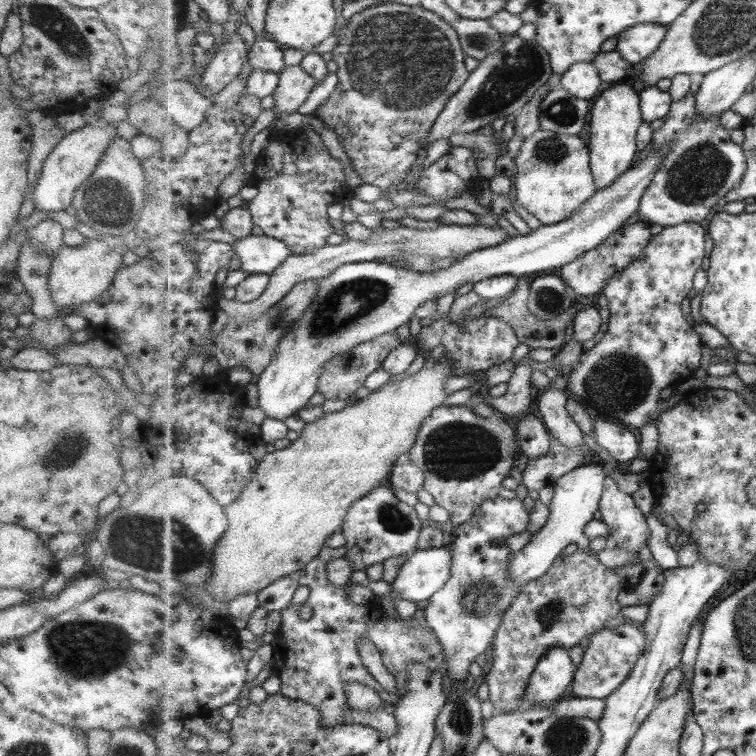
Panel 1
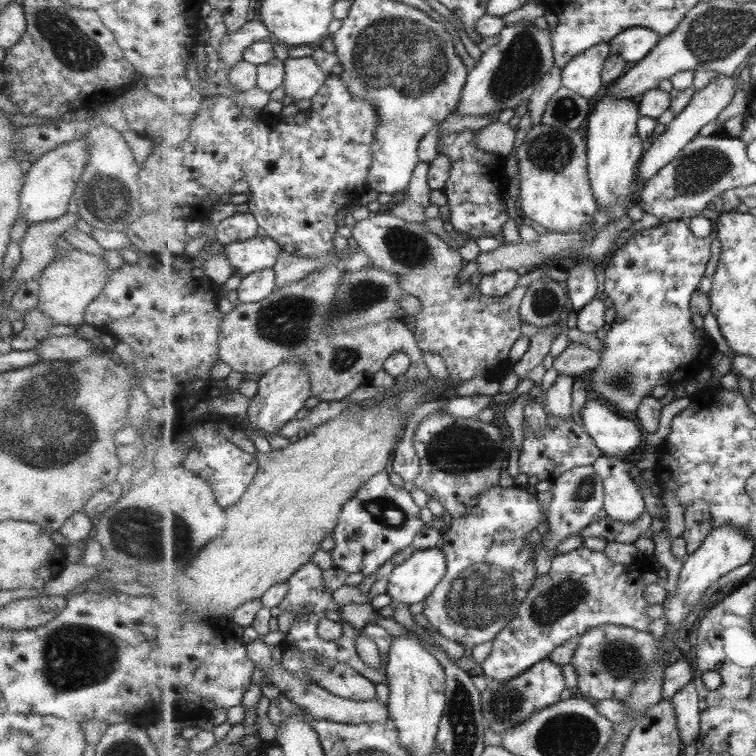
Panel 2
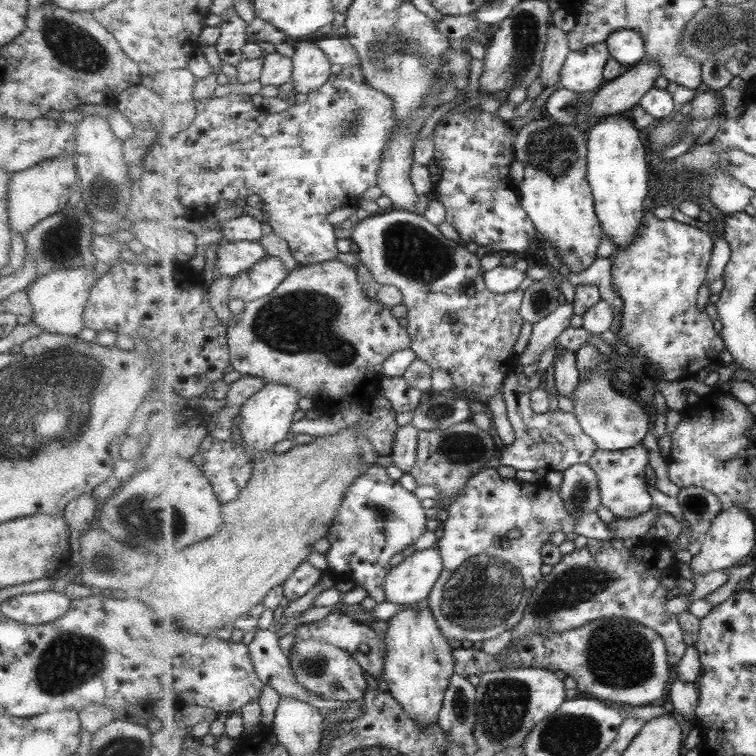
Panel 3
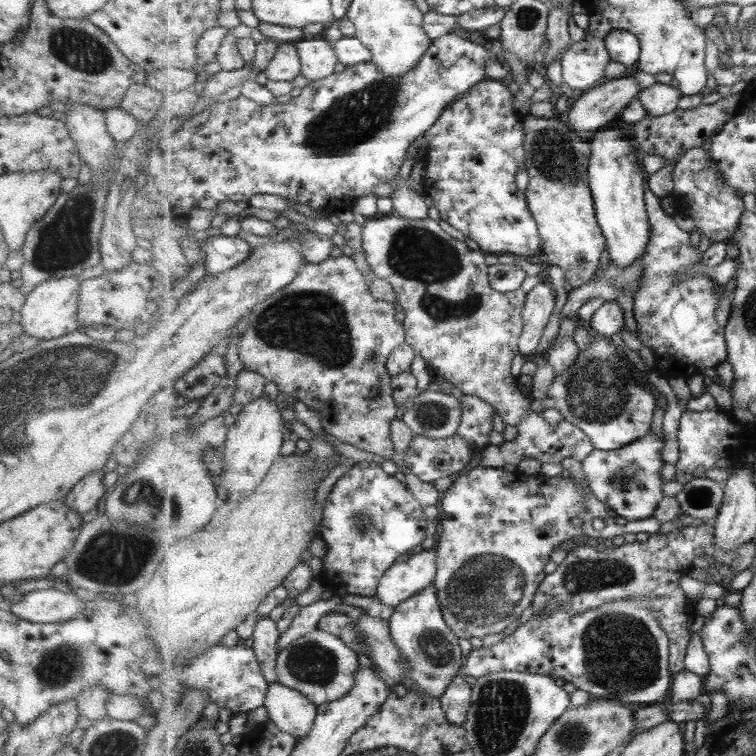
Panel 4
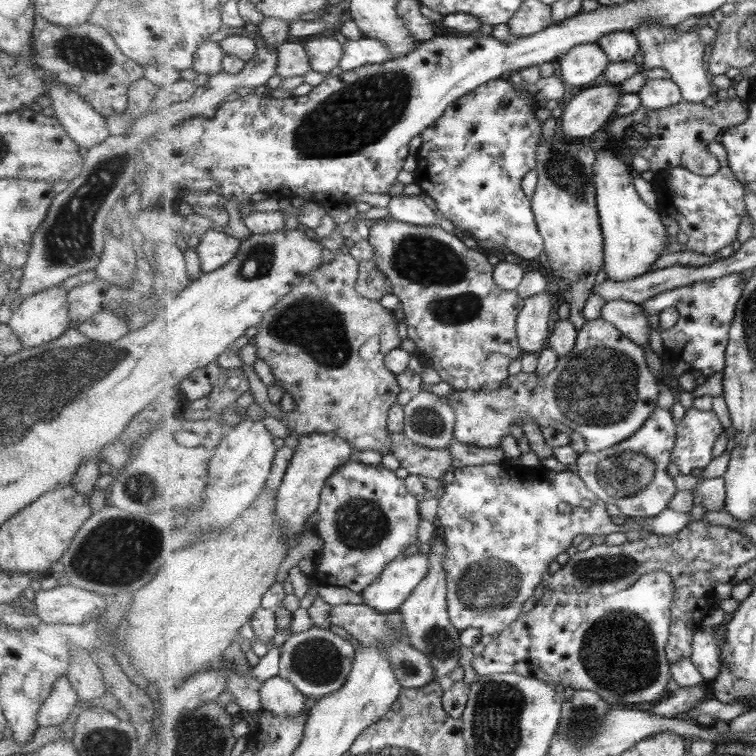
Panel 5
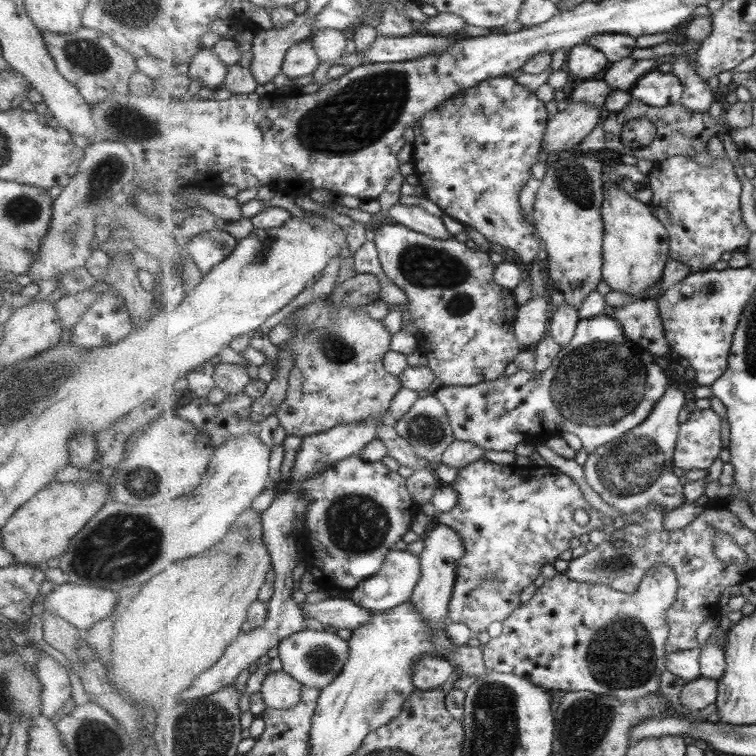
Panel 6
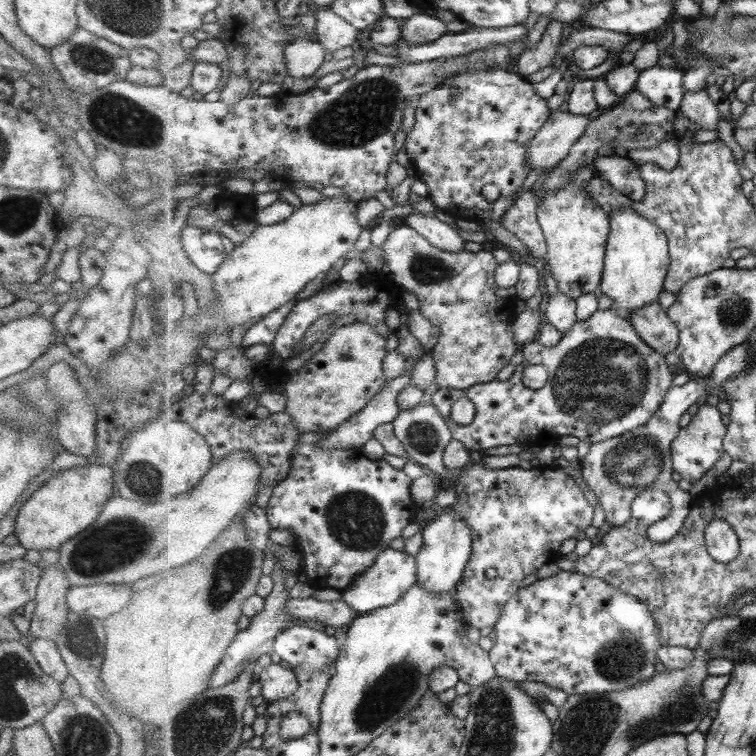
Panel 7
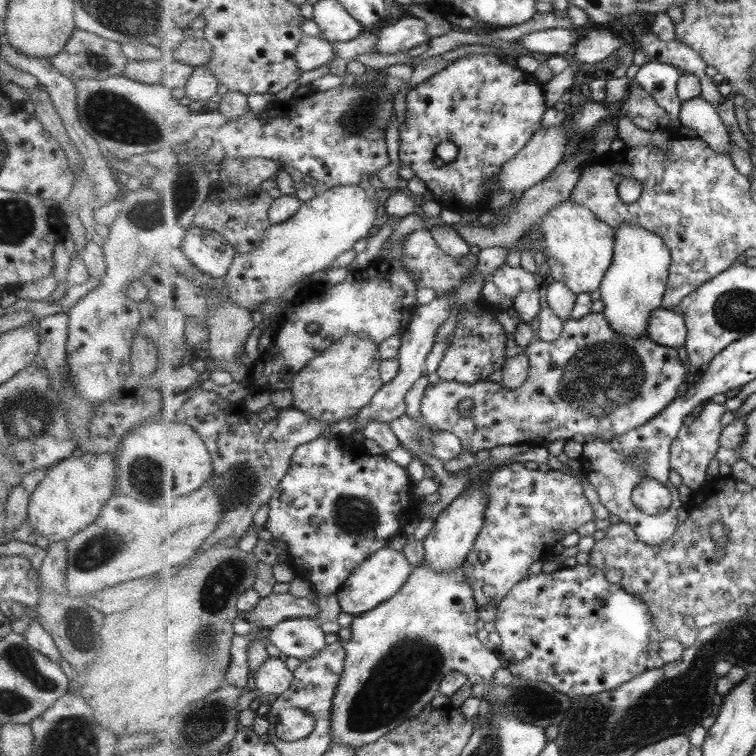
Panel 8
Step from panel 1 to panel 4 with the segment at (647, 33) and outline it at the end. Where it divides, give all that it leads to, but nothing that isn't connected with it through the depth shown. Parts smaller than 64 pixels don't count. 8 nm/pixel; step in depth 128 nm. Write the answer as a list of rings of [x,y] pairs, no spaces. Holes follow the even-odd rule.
[[[615,30],[606,38],[607,50],[615,62],[633,70],[640,65],[642,46],[640,38],[628,31]]]

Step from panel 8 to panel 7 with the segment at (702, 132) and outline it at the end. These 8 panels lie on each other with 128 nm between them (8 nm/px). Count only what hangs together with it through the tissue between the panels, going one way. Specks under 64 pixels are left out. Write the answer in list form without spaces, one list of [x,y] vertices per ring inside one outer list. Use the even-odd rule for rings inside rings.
[[[706,90],[699,92],[686,91],[682,107],[683,114],[694,124],[699,124],[707,130],[717,130],[719,128],[719,110],[717,104],[709,98]]]

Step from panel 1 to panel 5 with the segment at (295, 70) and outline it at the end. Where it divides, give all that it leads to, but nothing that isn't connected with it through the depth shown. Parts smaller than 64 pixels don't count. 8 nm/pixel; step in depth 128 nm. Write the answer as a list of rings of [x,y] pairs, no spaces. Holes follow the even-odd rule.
[[[331,33],[309,39],[305,44],[312,69],[327,76],[333,68],[340,66],[343,58],[343,44]]]

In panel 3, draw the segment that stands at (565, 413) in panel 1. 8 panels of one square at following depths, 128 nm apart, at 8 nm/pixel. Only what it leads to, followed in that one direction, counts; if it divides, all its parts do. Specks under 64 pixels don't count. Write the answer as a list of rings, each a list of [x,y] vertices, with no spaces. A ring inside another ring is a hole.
[[[563,349],[554,360],[554,379],[556,390],[565,398],[578,388],[581,372],[578,370],[577,353]]]

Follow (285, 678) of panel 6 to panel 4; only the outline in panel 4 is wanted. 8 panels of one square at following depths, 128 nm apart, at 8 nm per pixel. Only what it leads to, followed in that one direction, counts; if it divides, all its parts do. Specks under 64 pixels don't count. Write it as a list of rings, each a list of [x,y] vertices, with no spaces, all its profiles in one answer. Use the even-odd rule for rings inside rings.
[[[270,684],[264,706],[267,708],[269,720],[283,732],[295,735],[297,742],[307,739],[307,735],[315,726],[318,705],[302,692],[284,684]]]

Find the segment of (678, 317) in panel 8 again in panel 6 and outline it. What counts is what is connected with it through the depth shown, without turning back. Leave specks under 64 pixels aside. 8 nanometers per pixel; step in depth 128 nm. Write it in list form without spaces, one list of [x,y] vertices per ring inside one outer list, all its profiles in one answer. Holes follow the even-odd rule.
[[[612,289],[605,296],[605,314],[615,317],[623,325],[626,335],[636,346],[642,346],[655,356],[676,359],[665,337],[665,325],[659,313],[659,298],[637,298]]]

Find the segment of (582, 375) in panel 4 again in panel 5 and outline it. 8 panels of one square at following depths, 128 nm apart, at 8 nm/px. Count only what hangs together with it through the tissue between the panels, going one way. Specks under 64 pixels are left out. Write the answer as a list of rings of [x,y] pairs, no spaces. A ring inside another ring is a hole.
[[[603,317],[587,321],[585,327],[578,331],[578,339],[575,349],[571,351],[571,354],[561,357],[559,360],[559,366],[554,372],[551,372],[549,376],[538,376],[536,373],[521,372],[516,376],[510,376],[510,379],[503,383],[503,387],[500,390],[494,392],[481,392],[481,391],[459,391],[453,390],[453,392],[446,396],[449,405],[456,411],[457,422],[455,426],[455,439],[462,444],[474,445],[477,447],[485,448],[500,448],[501,440],[504,436],[511,435],[511,426],[518,424],[517,420],[529,420],[532,424],[537,424],[539,428],[553,427],[556,422],[562,425],[566,425],[571,431],[581,434],[581,437],[586,441],[587,452],[599,452],[606,450],[607,448],[615,447],[617,444],[623,443],[625,440],[634,436],[651,418],[653,412],[658,408],[657,402],[659,402],[659,385],[663,378],[656,374],[647,366],[647,358],[645,358],[645,350],[642,346],[639,346],[635,341],[629,340],[623,333],[619,331],[613,323],[603,319]]]

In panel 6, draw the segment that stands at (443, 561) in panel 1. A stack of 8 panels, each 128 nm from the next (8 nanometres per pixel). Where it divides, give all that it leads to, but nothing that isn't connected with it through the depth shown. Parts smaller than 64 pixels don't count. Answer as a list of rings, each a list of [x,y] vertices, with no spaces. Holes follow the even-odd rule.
[[[391,550],[387,555],[386,563],[377,575],[359,583],[359,587],[351,590],[350,599],[355,604],[363,605],[363,608],[371,610],[374,614],[383,611],[390,611],[412,598],[415,588],[422,578],[422,561],[419,556],[408,550]]]

